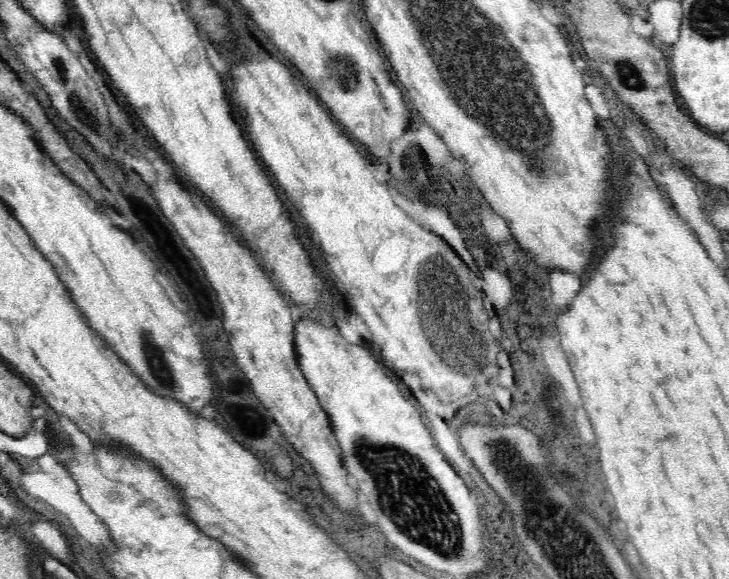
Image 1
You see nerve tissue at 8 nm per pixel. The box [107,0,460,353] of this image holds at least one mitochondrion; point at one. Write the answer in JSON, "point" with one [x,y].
{"point":[348,80]}

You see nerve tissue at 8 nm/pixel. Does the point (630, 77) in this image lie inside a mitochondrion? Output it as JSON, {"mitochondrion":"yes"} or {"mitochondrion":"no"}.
{"mitochondrion":"yes"}

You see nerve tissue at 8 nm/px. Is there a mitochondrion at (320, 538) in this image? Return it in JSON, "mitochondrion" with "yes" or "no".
{"mitochondrion":"no"}

